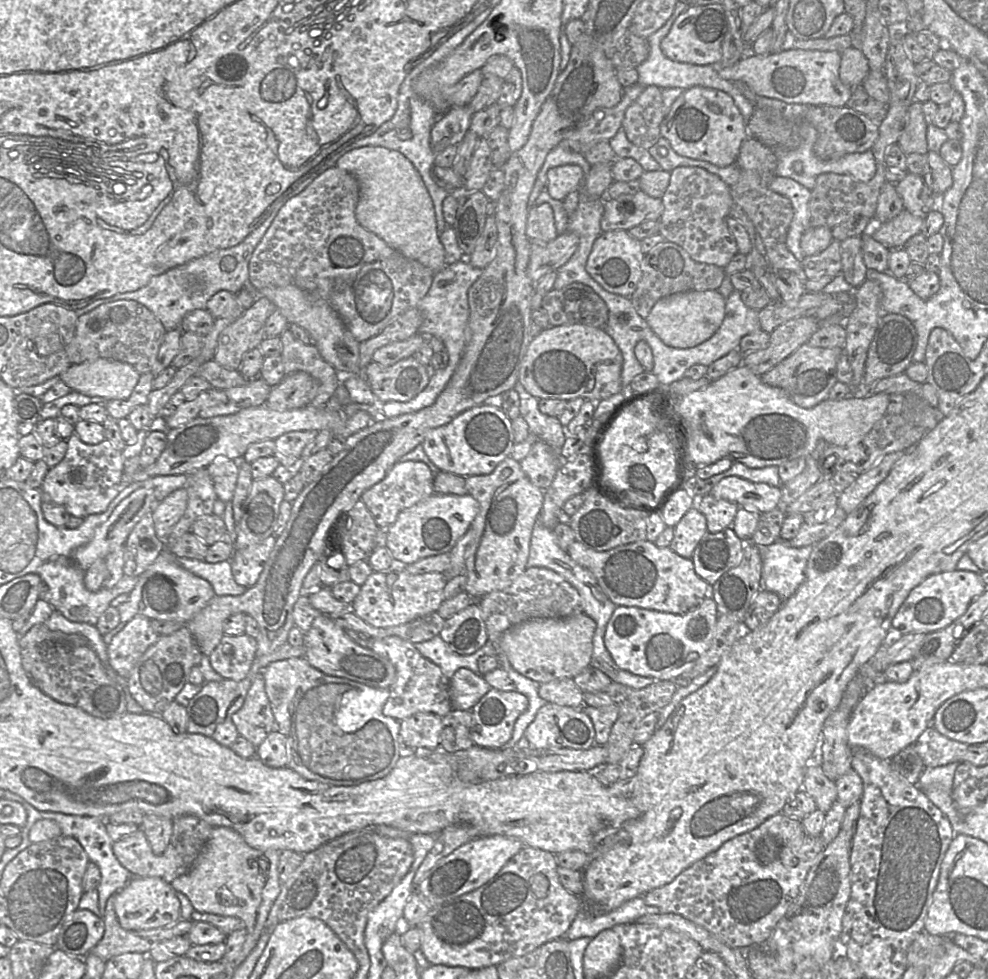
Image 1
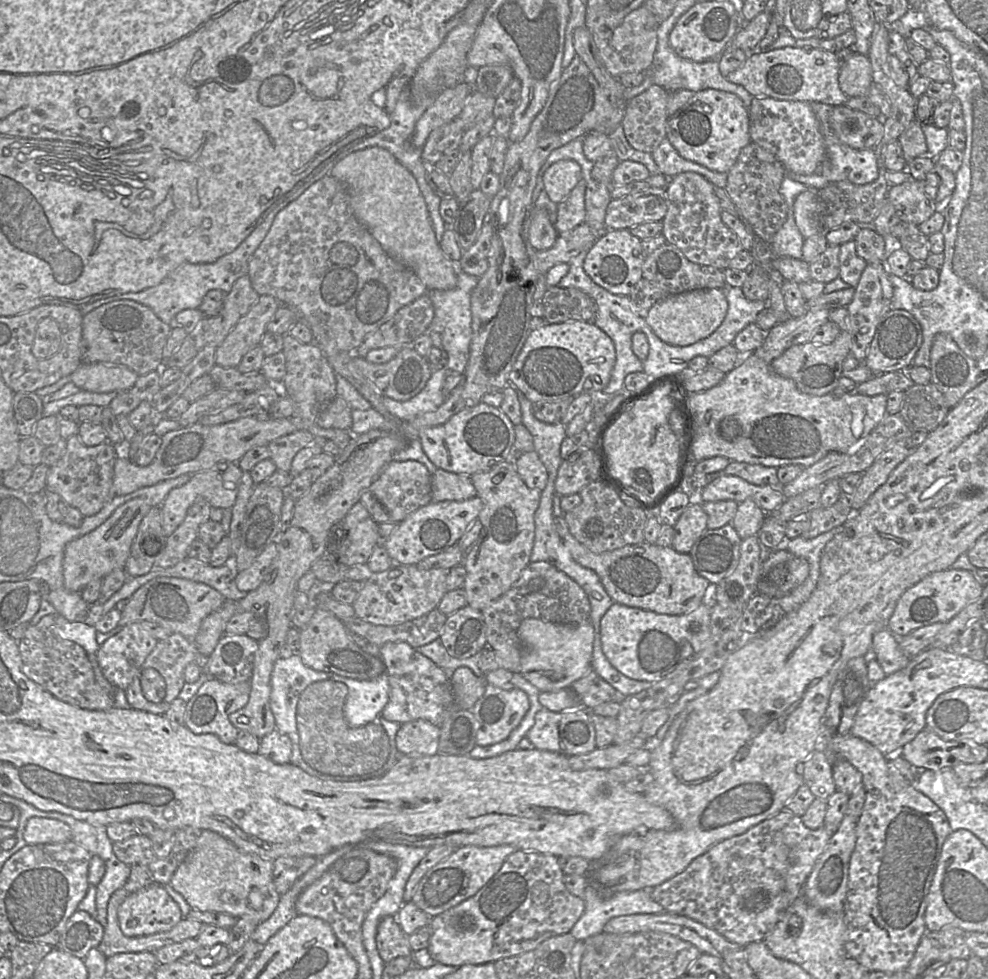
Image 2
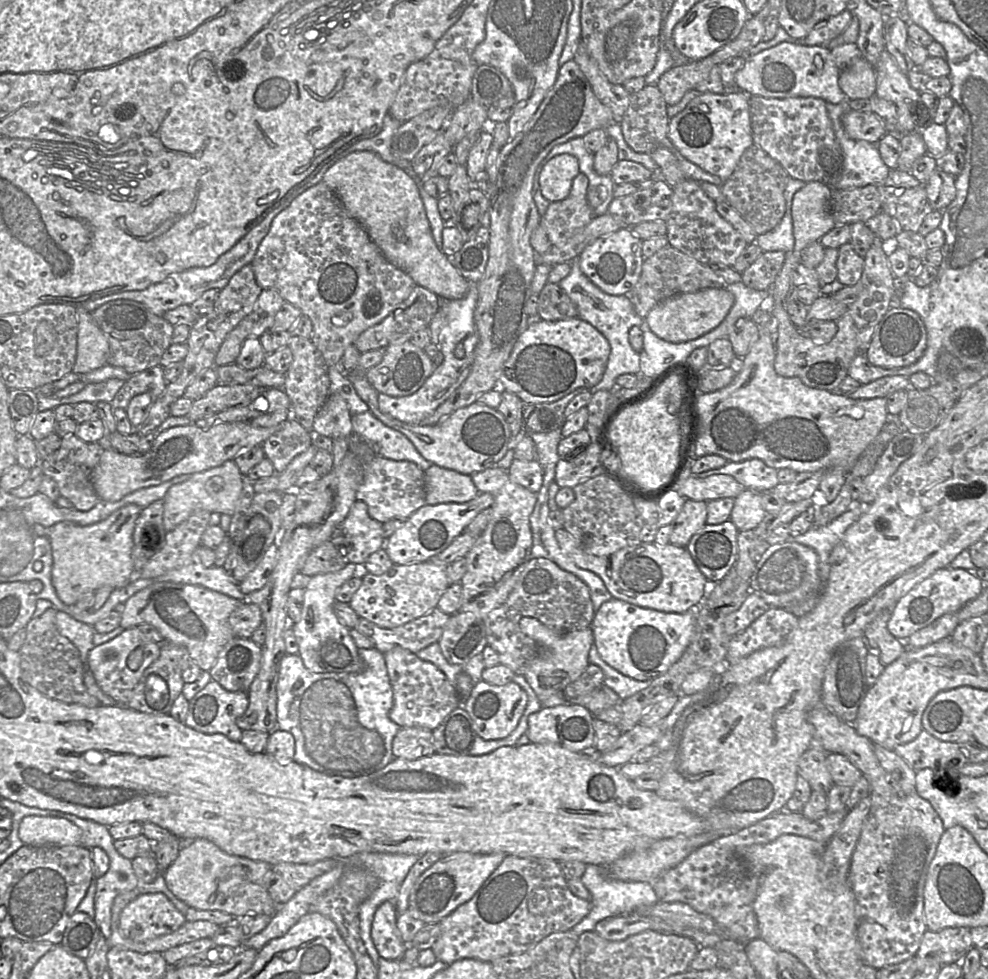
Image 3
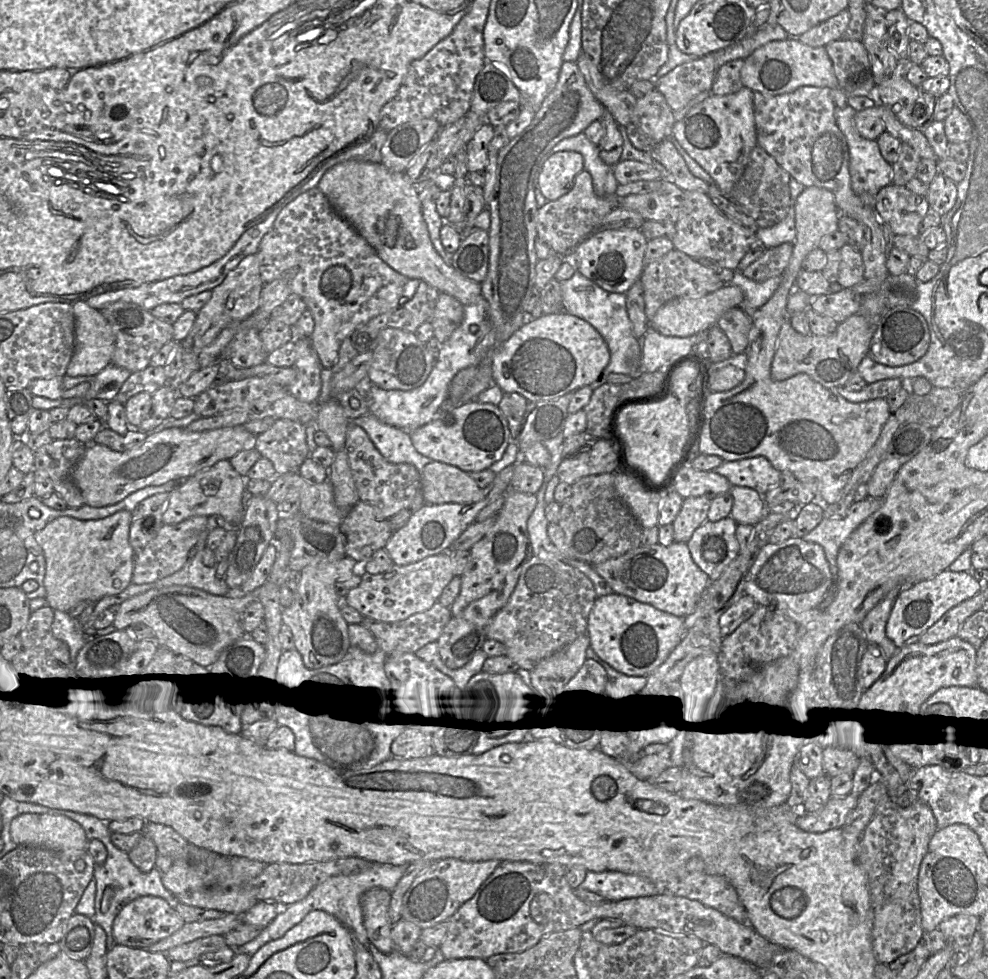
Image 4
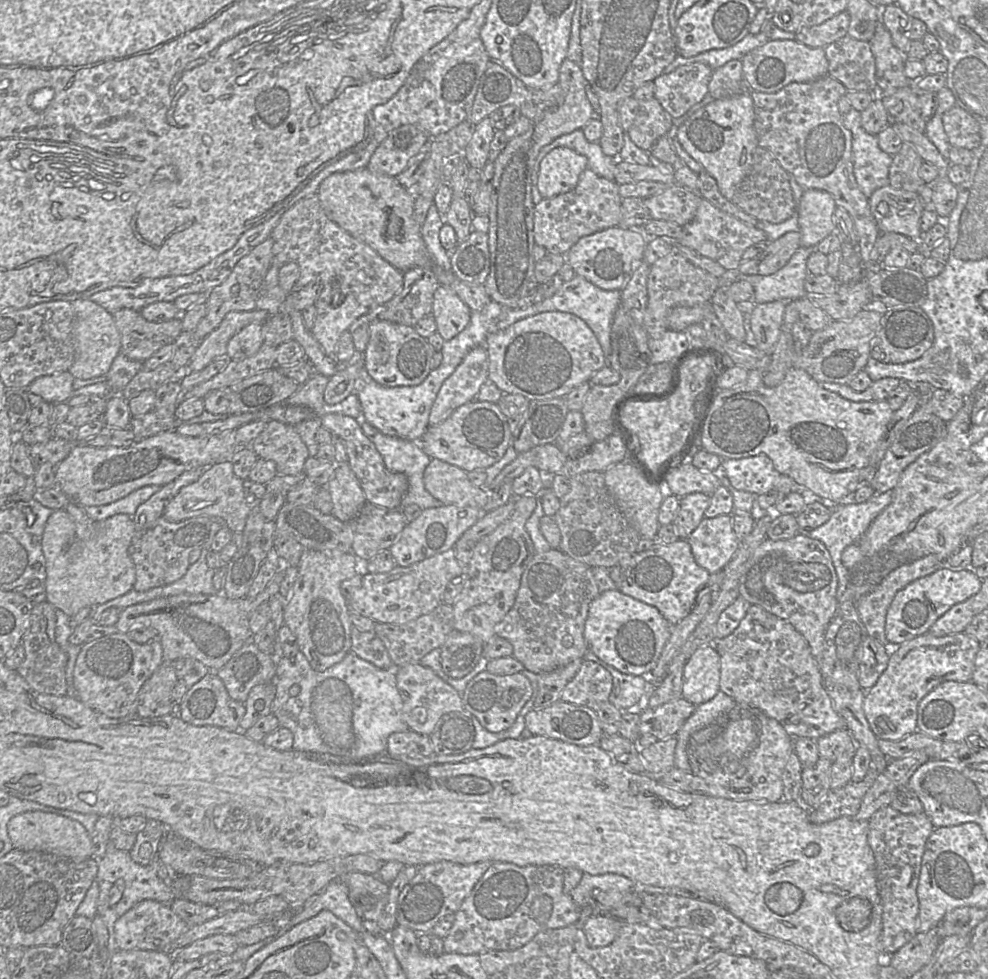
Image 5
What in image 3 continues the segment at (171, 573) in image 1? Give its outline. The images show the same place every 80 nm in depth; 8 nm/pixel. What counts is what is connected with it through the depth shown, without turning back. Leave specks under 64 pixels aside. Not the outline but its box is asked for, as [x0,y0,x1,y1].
[119,583,244,671]

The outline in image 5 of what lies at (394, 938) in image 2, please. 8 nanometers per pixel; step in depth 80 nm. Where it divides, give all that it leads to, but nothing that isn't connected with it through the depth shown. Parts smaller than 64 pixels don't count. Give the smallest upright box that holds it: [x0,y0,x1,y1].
[341,872,389,935]

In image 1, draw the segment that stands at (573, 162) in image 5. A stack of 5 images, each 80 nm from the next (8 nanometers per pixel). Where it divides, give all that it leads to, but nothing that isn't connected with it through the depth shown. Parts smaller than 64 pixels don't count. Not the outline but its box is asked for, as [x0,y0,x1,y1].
[547,164,585,201]

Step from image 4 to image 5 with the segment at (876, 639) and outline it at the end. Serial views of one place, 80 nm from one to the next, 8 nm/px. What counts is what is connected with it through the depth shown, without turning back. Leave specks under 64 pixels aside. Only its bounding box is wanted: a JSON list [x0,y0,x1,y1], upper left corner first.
[857,554,946,648]

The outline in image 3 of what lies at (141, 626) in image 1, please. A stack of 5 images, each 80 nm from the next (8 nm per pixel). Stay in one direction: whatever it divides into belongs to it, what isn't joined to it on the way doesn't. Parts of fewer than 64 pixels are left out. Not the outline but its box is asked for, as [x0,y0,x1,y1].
[88,626,160,706]

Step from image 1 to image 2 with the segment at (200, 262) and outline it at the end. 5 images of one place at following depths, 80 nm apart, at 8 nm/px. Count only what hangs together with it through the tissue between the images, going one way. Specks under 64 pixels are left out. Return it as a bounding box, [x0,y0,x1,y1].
[80,217,274,326]

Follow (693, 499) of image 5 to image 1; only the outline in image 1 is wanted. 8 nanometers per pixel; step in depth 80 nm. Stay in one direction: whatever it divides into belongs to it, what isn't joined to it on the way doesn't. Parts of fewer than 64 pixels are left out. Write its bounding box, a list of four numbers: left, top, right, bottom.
[670,507,708,558]

